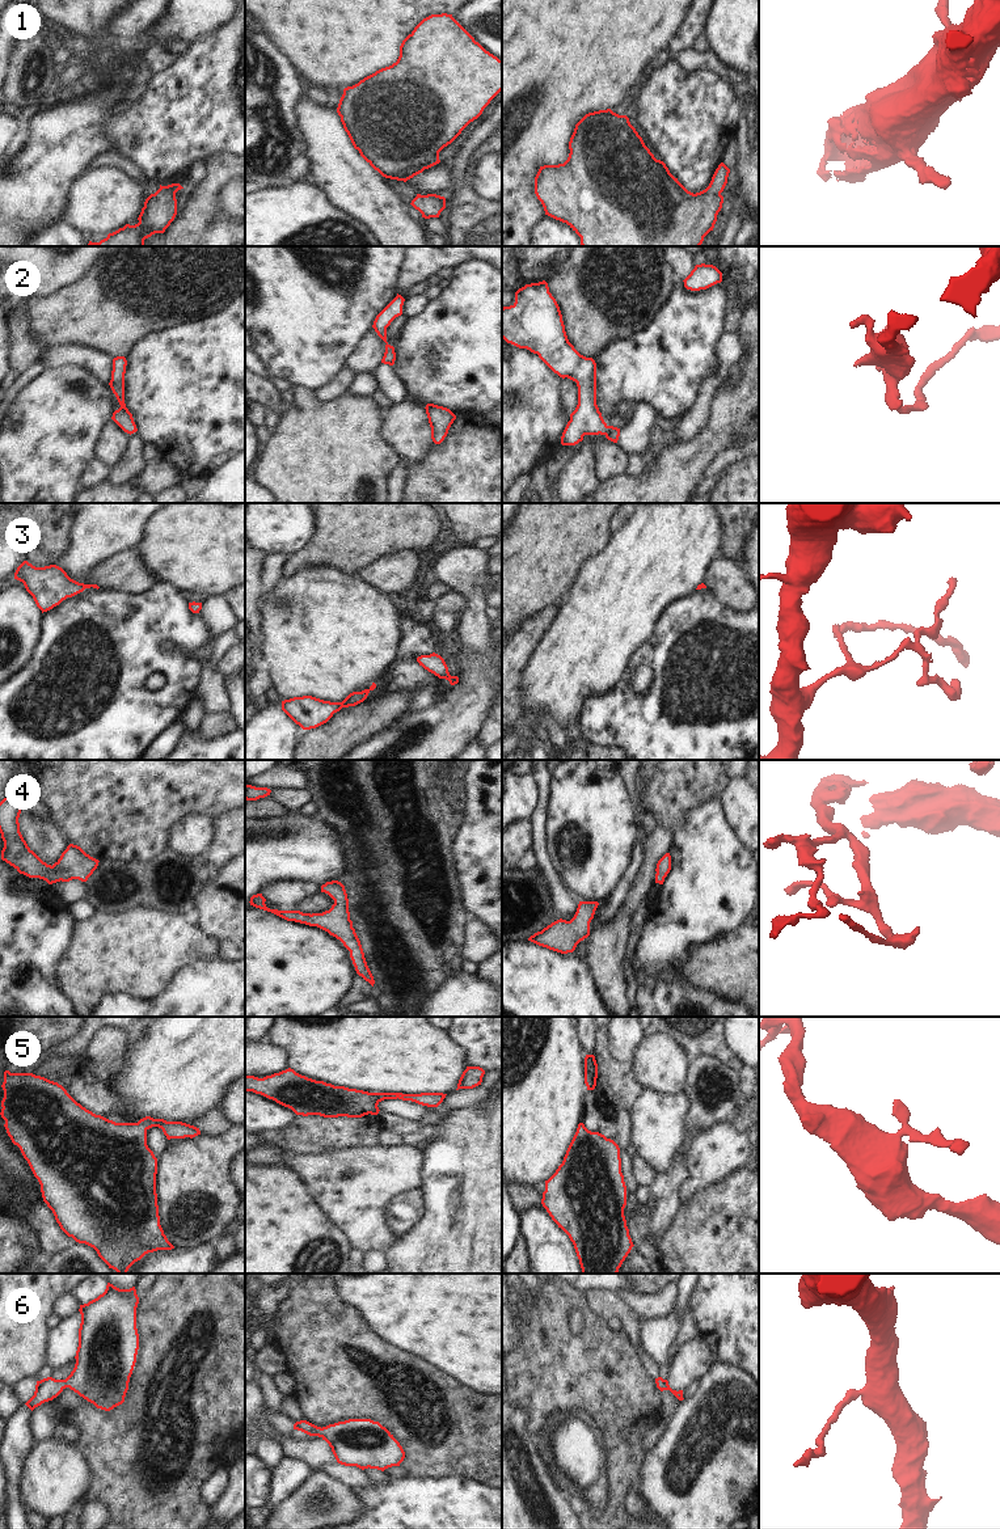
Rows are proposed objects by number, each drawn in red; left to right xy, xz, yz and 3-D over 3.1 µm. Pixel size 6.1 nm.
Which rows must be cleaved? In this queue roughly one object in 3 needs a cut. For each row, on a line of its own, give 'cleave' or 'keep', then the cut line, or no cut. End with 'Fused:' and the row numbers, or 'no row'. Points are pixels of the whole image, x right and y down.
1: keep | no cut
2: keep | no cut
3: keep | no cut
4: keep | no cut
5: keep | no cut
6: keep | no cut
Fused: no row

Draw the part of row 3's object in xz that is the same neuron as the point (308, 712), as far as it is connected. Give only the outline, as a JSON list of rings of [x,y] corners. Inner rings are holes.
[[[376,684],[362,692],[350,693],[342,702],[324,701],[312,696],[294,697],[282,701],[282,710],[303,730],[316,728],[326,723],[342,708],[363,702]]]

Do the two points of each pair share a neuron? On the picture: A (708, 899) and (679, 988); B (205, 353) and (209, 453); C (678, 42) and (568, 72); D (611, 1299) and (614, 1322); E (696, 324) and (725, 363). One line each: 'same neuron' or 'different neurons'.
A: same neuron
B: same neuron
C: different neurons
D: different neurons
E: different neurons

